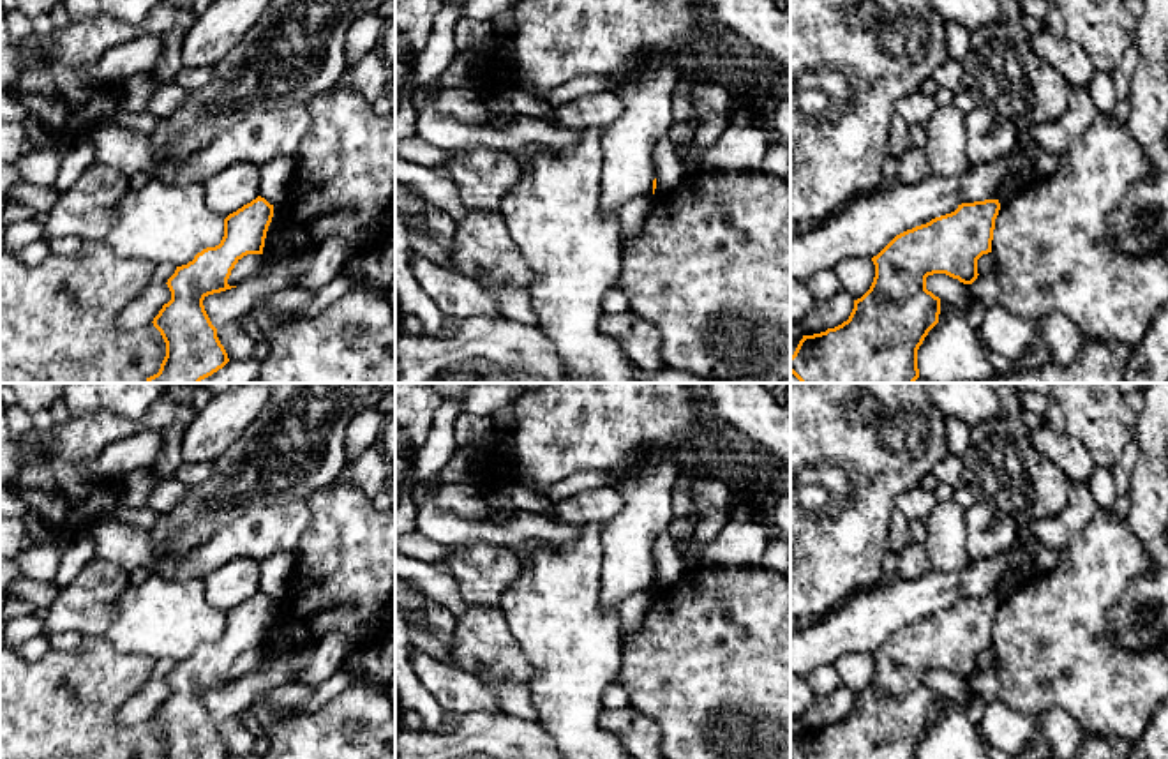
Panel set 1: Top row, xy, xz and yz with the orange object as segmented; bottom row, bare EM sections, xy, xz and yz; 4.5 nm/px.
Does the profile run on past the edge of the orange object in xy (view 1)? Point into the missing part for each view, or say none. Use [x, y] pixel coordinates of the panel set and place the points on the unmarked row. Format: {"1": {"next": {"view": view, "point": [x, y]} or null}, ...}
{"1": {"next": null}}

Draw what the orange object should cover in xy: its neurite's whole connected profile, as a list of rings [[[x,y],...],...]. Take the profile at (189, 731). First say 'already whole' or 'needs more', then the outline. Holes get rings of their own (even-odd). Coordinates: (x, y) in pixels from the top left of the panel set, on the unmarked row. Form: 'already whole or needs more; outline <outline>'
already whole; outline [[[258,591],[224,614],[219,641],[206,643],[187,660],[176,662],[168,674],[171,695],[153,713],[166,738],[162,759],[228,759],[228,748],[217,733],[203,695],[229,681],[235,660],[247,650],[263,650],[273,600]]]

